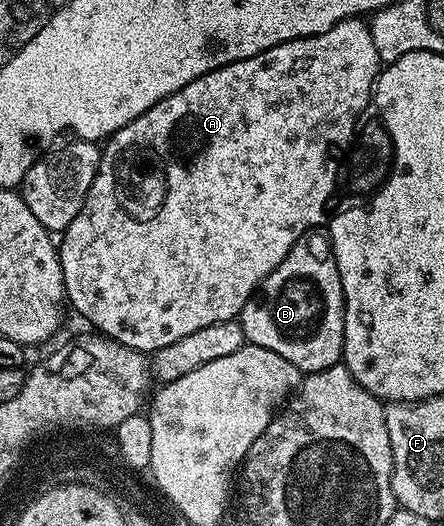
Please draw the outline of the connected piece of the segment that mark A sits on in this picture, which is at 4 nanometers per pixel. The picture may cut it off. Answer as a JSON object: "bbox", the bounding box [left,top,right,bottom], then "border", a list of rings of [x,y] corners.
{"bbox":[59,17,383,355],"border":[[[349,17],[319,35],[284,41],[251,59],[212,69],[124,125],[104,142],[99,171],[91,183],[91,191],[87,191],[87,199],[79,215],[71,219],[59,237],[63,283],[71,309],[79,316],[86,317],[100,336],[110,337],[146,355],[167,347],[167,343],[183,339],[183,335],[192,335],[202,327],[211,327],[211,323],[240,318],[241,308],[253,298],[267,275],[271,275],[271,271],[283,263],[293,244],[304,233],[326,224],[325,204],[337,185],[337,168],[340,165],[342,168],[343,158],[354,140],[357,116],[365,108],[370,108],[373,86],[377,84],[377,75],[382,68],[383,62],[379,59],[379,51],[375,51],[375,39],[368,24],[356,17]]]}

